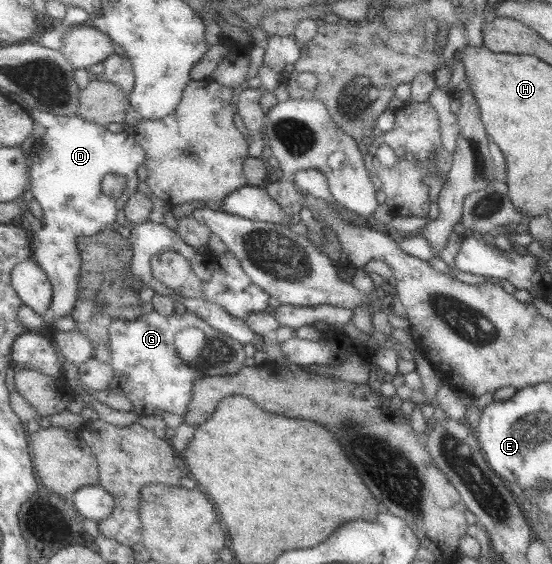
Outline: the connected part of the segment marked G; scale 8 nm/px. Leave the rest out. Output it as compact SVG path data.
M158 311L142 315L138 320L118 320L111 331L111 361L115 376L113 389L127 396L134 405L132 411L141 416L158 416L162 413L176 413L184 416L188 413L189 403L194 397L196 379L204 376L235 375L246 367L244 344L230 335L216 330L208 321L198 315L185 311L182 315L174 313L166 316Z

